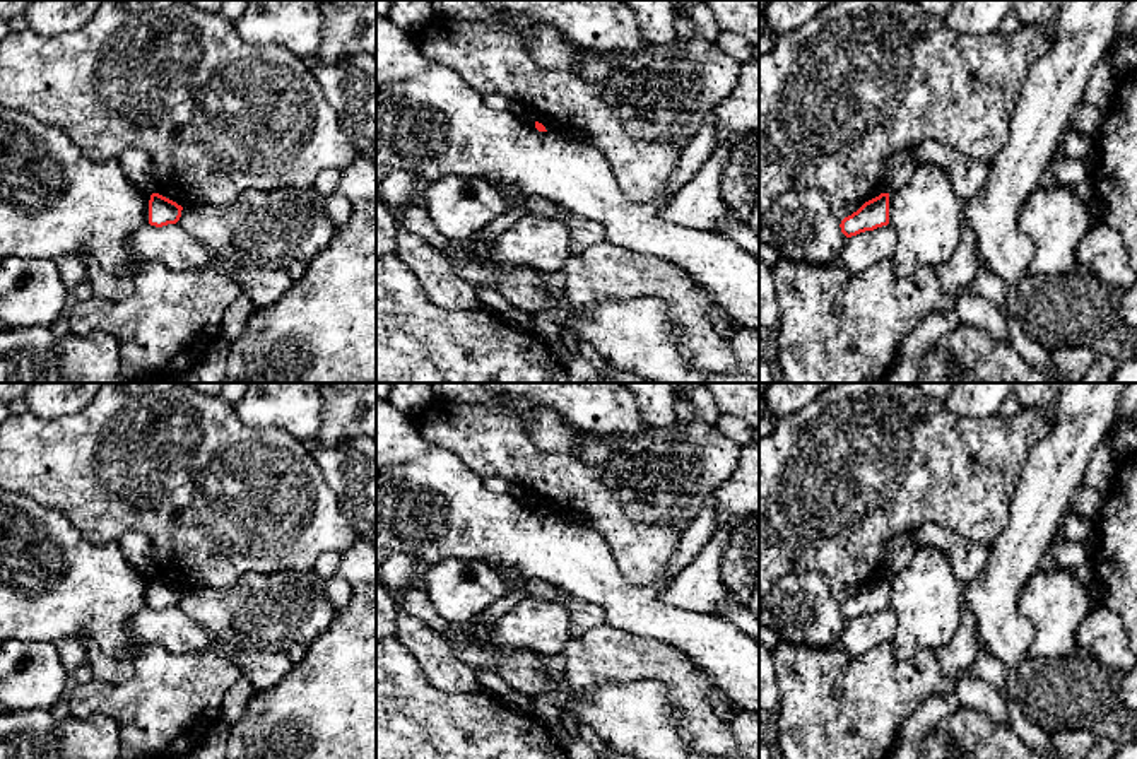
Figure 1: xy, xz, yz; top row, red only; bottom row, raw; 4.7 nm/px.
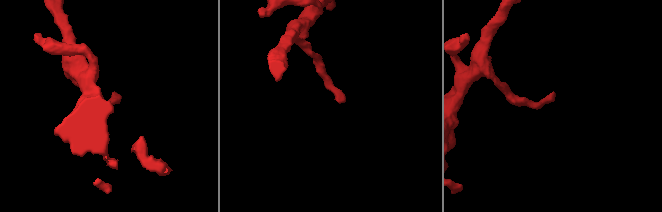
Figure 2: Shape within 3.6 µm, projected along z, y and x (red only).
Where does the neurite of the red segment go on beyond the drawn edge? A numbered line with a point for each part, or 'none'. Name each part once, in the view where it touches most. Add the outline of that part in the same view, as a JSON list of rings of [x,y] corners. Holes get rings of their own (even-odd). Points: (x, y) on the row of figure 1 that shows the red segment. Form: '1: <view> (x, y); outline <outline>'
none

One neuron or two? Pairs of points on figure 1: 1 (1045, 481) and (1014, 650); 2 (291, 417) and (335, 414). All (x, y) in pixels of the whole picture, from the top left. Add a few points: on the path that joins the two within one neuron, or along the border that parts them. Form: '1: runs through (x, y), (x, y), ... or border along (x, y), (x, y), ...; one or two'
1: runs through (1033, 523), (1006, 571), (1006, 607); one
2: border along (322, 400), (322, 426), (315, 438); two

